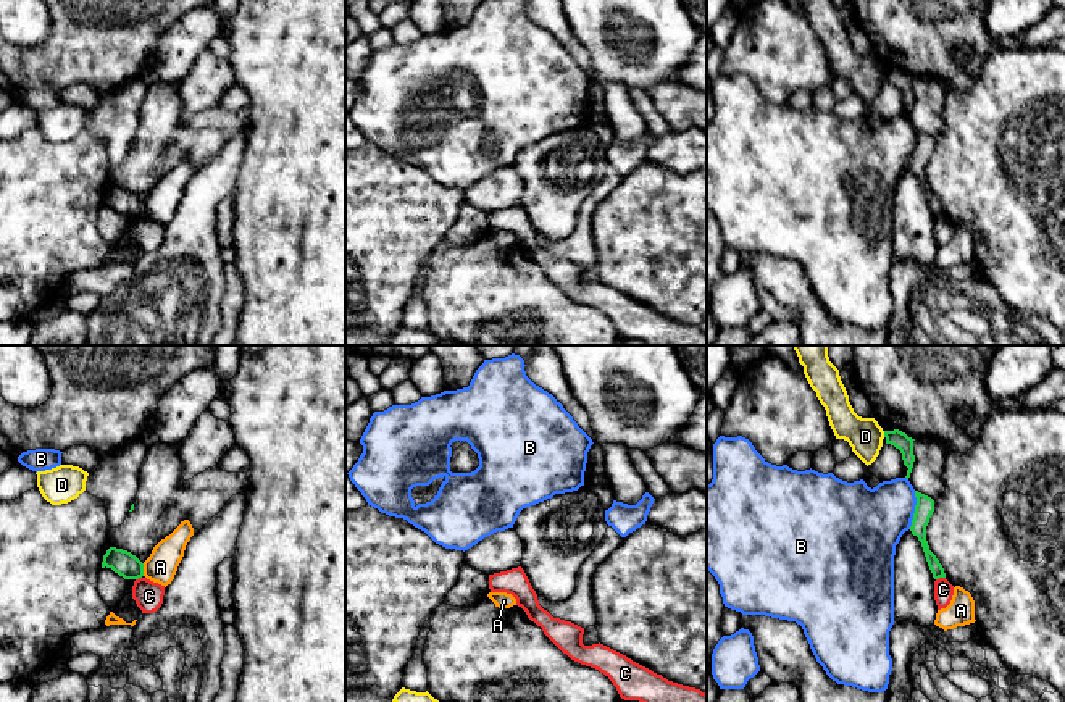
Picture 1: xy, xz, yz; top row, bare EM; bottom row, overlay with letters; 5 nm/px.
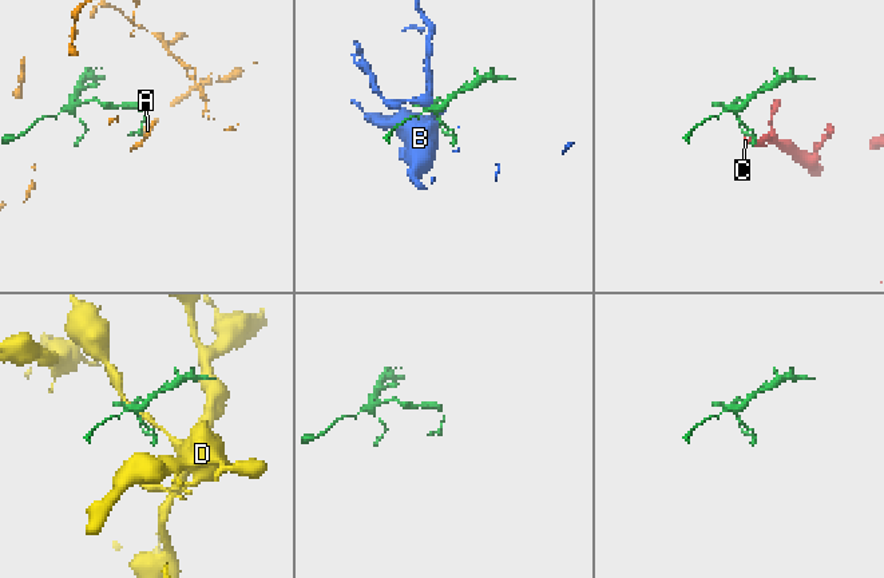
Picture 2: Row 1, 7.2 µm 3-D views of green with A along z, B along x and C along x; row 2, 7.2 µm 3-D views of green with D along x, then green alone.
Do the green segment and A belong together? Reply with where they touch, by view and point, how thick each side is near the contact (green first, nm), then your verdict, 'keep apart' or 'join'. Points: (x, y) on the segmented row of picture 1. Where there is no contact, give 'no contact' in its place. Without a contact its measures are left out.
xy (142, 570) | 120/160 nm | keep apart

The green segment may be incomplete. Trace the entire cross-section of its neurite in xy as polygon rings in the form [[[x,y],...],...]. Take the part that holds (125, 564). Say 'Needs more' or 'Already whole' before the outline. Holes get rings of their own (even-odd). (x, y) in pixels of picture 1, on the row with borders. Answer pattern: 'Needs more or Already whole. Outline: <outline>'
Already whole. Outline: [[[110,547],[103,555],[102,568],[111,568],[124,579],[139,579],[144,576],[144,563],[127,550]]]

